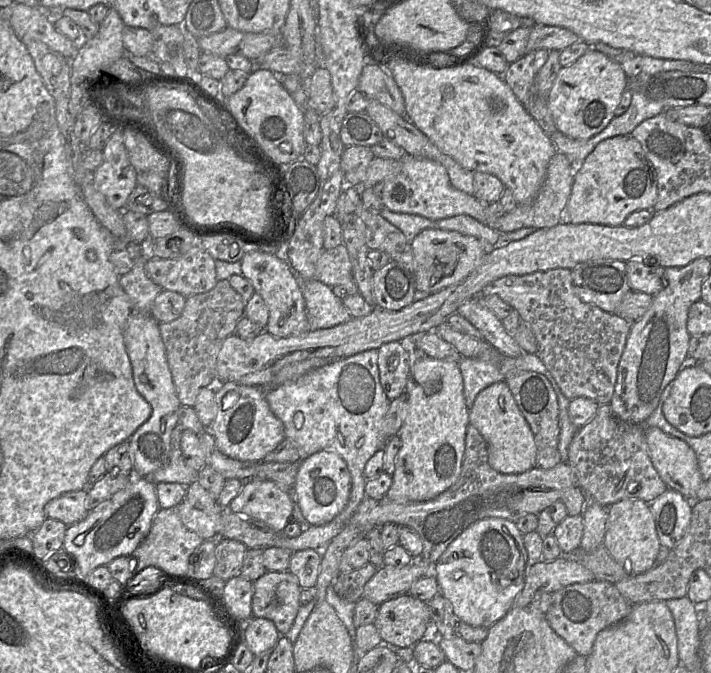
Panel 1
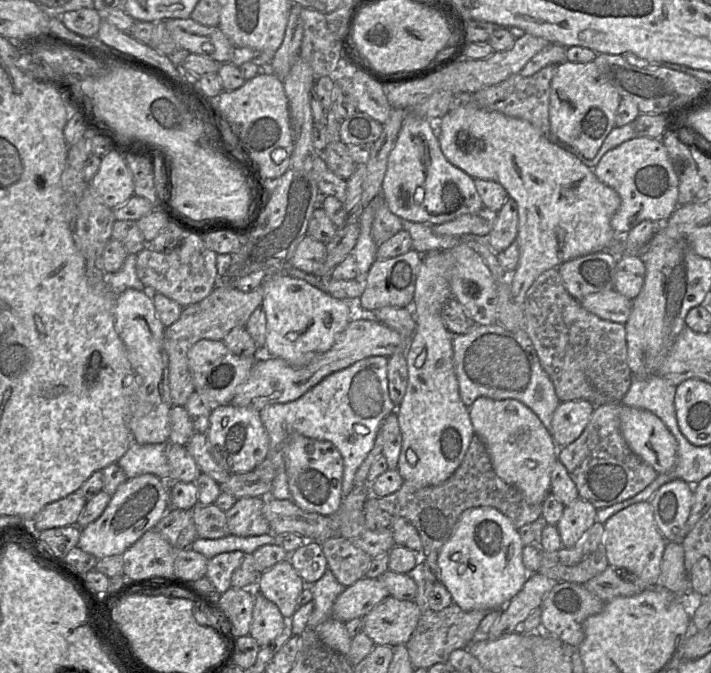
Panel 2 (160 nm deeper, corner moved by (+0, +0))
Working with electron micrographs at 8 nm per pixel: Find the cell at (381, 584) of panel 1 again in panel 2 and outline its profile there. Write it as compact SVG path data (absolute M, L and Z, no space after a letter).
M363 577L339 594L331 618L341 622L362 618L387 597L389 592L379 579Z

